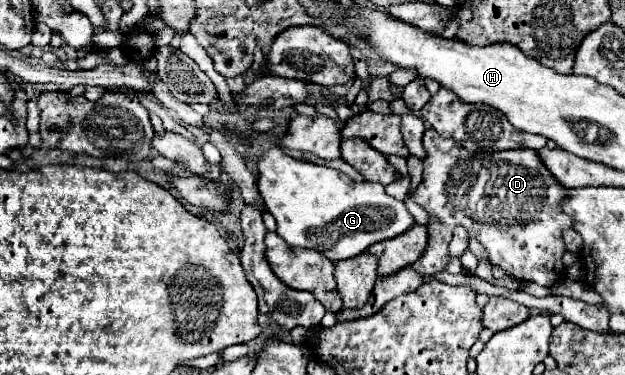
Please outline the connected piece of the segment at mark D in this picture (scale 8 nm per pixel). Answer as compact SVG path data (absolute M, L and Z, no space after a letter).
M428 128L422 138L426 158L422 182L416 190L410 192L410 198L420 204L430 220L428 220L428 244L414 264L412 270L418 274L436 274L442 272L448 264L448 242L452 238L452 230L456 226L464 226L470 236L474 236L488 252L490 262L504 268L510 276L526 282L536 282L540 286L552 286L564 278L564 264L560 256L564 254L562 230L572 228L572 216L562 212L562 204L568 198L568 188L560 186L558 180L544 168L536 150L504 150L504 152L486 152L472 154L466 148L460 148L452 138L442 138L436 130Z

